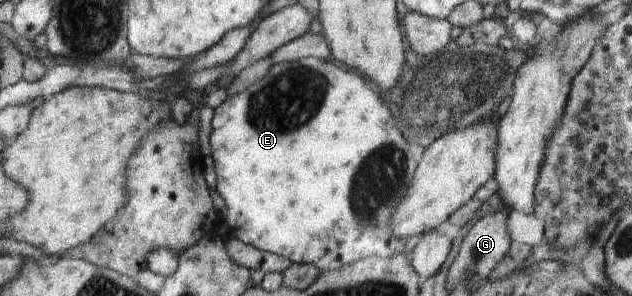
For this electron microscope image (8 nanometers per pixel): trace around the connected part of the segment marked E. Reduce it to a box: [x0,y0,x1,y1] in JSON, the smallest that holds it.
[209,57,418,271]

